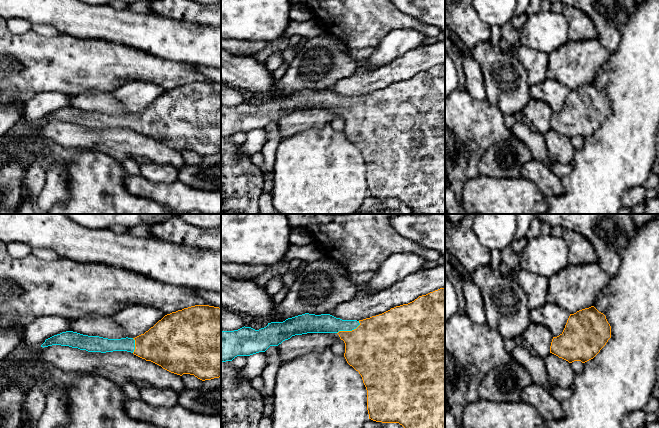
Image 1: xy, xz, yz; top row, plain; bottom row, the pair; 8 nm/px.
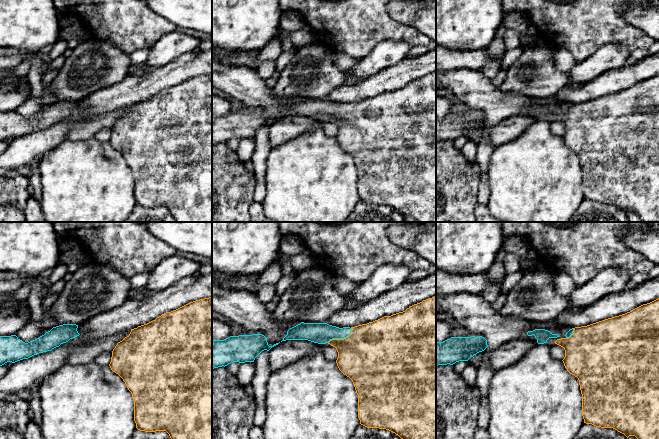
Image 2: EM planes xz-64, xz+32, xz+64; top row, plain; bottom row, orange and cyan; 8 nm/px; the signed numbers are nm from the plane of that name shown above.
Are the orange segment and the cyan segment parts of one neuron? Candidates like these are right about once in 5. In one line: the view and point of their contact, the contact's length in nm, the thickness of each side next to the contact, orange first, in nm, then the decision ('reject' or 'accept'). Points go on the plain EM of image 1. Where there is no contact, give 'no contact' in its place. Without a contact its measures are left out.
xz (348, 107) | 200 nm | 440/160 nm | accept

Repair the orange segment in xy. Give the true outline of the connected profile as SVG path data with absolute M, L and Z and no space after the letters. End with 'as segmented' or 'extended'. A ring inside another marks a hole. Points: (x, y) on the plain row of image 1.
M195 81L165 91L144 110L135 114L108 115L66 107L45 116L41 123L69 122L88 128L127 127L182 152L194 151L205 157L221 153L221 84Z; extended

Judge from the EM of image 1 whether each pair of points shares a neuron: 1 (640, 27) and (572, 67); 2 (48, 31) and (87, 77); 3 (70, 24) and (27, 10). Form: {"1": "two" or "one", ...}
{"1": "two", "2": "two", "3": "one"}

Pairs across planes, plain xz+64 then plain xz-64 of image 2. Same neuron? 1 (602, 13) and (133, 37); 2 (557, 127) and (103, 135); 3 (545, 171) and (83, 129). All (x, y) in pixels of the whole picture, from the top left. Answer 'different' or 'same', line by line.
1: same
2: same
3: different

